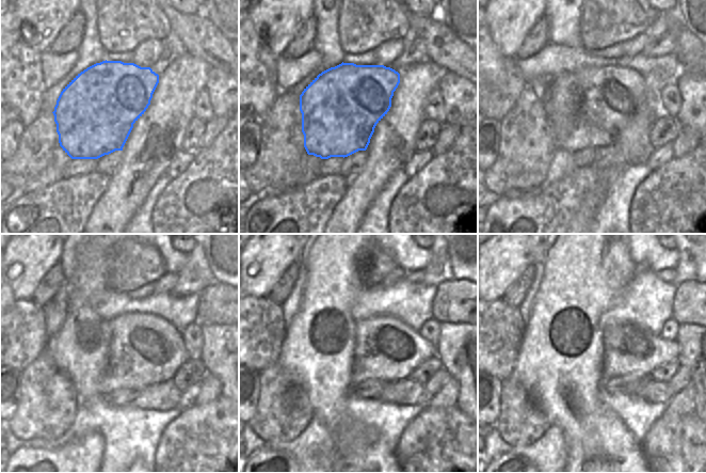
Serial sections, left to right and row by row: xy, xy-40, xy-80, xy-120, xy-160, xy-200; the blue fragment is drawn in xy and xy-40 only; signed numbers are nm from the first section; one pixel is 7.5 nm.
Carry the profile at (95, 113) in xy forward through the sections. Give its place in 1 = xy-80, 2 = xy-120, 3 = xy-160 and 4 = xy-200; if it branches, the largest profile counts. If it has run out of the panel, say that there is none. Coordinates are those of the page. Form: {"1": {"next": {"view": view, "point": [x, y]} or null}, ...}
{"1": {"next": {"view": "xy-80", "point": [611, 95]}}, "2": {"next": {"view": "xy-120", "point": [145, 349]}}, "3": {"next": {"view": "xy-160", "point": [387, 349]}}, "4": {"next": {"view": "xy-200", "point": [627, 349]}}}

